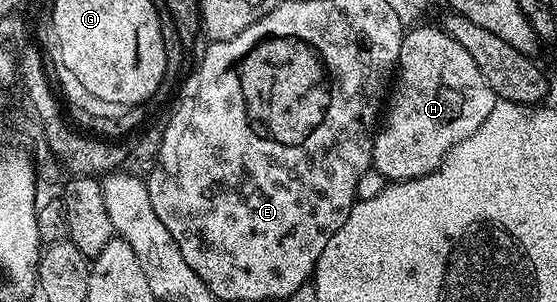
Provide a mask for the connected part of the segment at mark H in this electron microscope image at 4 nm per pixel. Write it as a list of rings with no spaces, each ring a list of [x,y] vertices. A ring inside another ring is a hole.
[[[411,26],[403,34],[396,68],[397,82],[402,84],[374,136],[372,165],[387,181],[423,179],[432,173],[453,147],[484,125],[496,102],[494,90],[480,77],[468,49],[441,26],[420,26]]]

